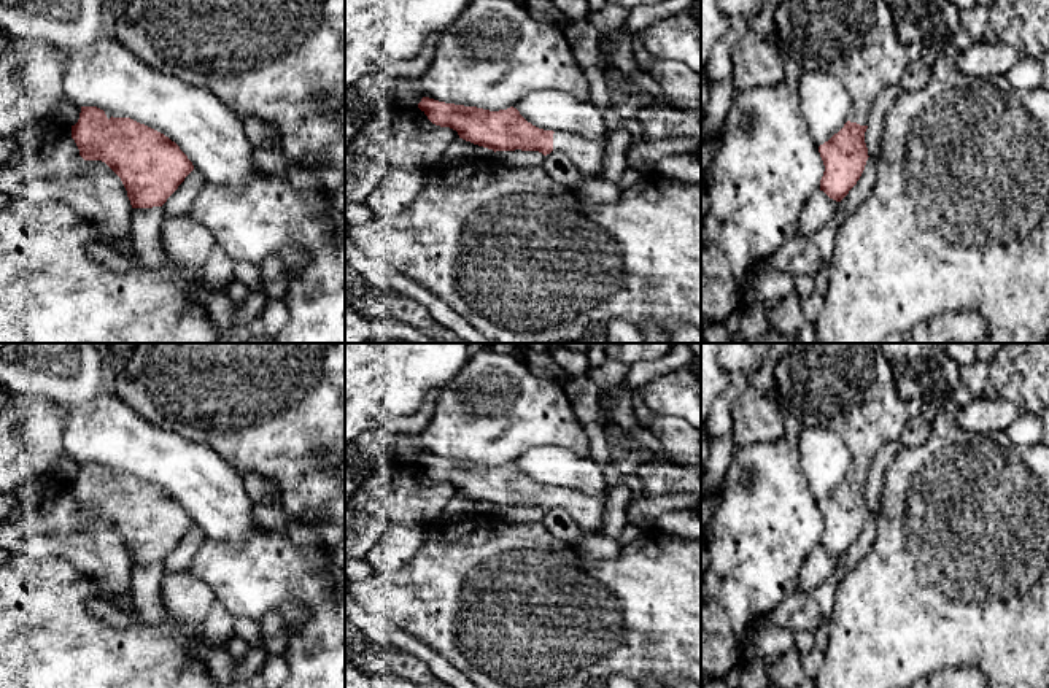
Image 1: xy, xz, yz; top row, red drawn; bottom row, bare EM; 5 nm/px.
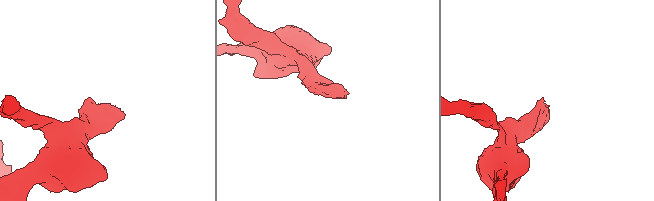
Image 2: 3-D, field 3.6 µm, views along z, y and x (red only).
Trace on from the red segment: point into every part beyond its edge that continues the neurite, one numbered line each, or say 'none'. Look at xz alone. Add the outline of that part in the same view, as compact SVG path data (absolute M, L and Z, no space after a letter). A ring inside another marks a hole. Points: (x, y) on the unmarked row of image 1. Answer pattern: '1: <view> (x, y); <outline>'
1: xz (587, 510); M567 488L553 489L553 507L566 510L583 531L602 531L607 496L586 496Z

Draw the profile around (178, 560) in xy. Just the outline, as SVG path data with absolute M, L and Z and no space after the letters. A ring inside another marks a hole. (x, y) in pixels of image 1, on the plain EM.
M192 526L162 561L164 575L188 572L191 561L205 537L207 535L202 529Z

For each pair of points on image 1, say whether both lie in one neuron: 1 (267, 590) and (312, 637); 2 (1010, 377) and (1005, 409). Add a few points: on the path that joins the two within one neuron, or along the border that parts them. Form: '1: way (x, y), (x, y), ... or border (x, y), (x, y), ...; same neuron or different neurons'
1: way (286, 590), (298, 590), (315, 607), (315, 618); same neuron
2: border (983, 394), (992, 399), (1008, 399), (1021, 410); different neurons

